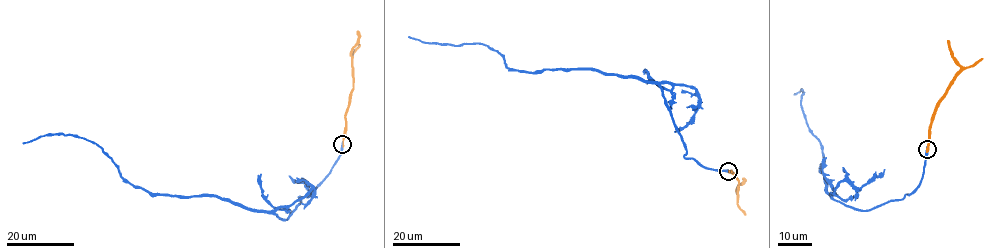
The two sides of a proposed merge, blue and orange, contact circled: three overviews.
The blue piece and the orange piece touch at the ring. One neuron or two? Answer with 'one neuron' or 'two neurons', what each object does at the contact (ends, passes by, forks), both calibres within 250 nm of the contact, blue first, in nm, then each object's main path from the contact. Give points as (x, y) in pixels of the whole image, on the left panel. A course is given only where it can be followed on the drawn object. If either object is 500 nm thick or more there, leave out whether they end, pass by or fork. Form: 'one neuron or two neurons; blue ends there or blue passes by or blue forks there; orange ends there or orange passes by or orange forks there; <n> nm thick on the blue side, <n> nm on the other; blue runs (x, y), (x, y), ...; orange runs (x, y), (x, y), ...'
two neurons; blue ends there; orange ends there; 440 nm thick on the blue side, 400 nm on the other; blue runs (342, 144), (285, 220), (212, 196), (150, 194), (95, 143), (72, 135), (22, 143); orange runs (342, 144), (346, 111), (353, 85), (351, 50), (357, 42), (358, 31)

